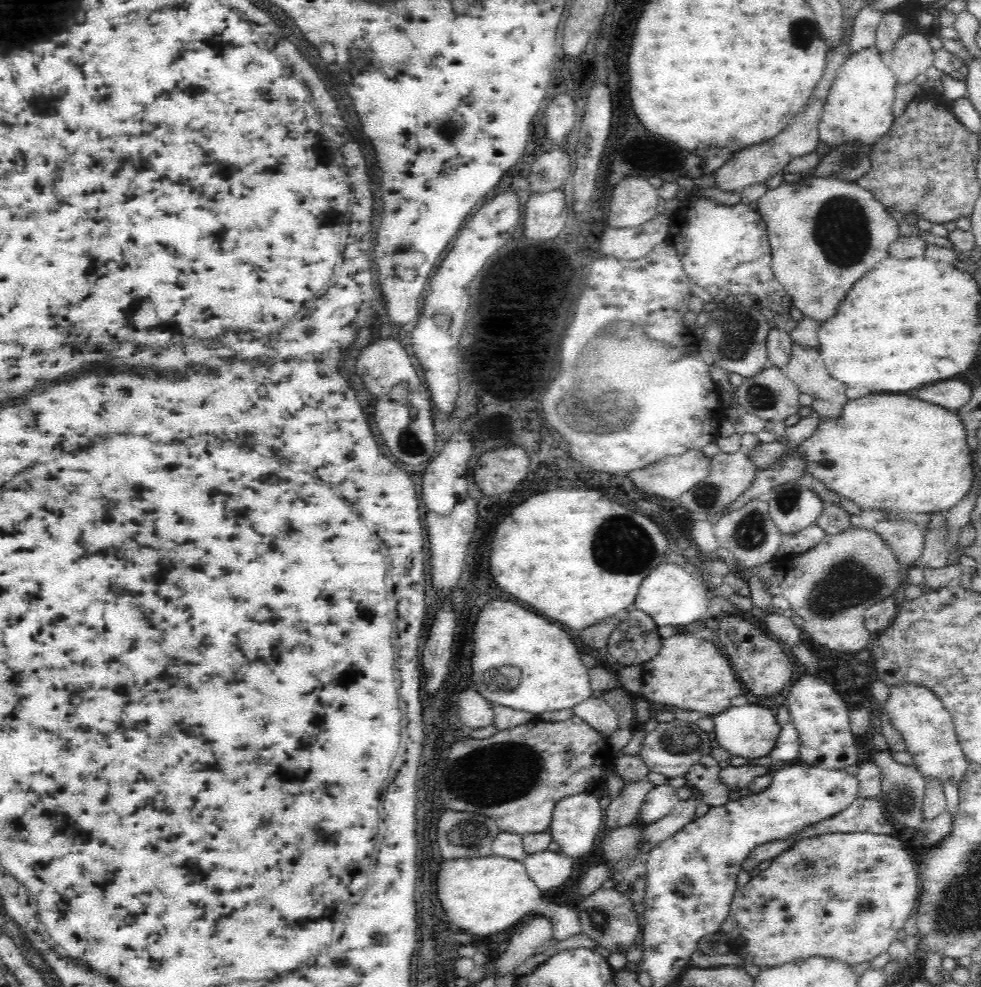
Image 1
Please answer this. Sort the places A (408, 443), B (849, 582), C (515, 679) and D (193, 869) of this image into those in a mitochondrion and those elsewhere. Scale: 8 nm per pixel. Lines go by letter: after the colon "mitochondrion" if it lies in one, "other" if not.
A: mitochondrion
B: mitochondrion
C: mitochondrion
D: other

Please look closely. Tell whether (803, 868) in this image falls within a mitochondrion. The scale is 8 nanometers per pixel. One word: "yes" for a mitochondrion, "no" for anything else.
yes

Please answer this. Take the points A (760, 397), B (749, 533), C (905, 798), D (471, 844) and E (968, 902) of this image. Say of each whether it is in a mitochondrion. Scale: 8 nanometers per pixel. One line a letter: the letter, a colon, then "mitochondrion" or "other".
A: mitochondrion
B: mitochondrion
C: mitochondrion
D: other
E: mitochondrion

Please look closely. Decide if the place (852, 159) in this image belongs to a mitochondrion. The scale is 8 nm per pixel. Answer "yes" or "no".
yes

